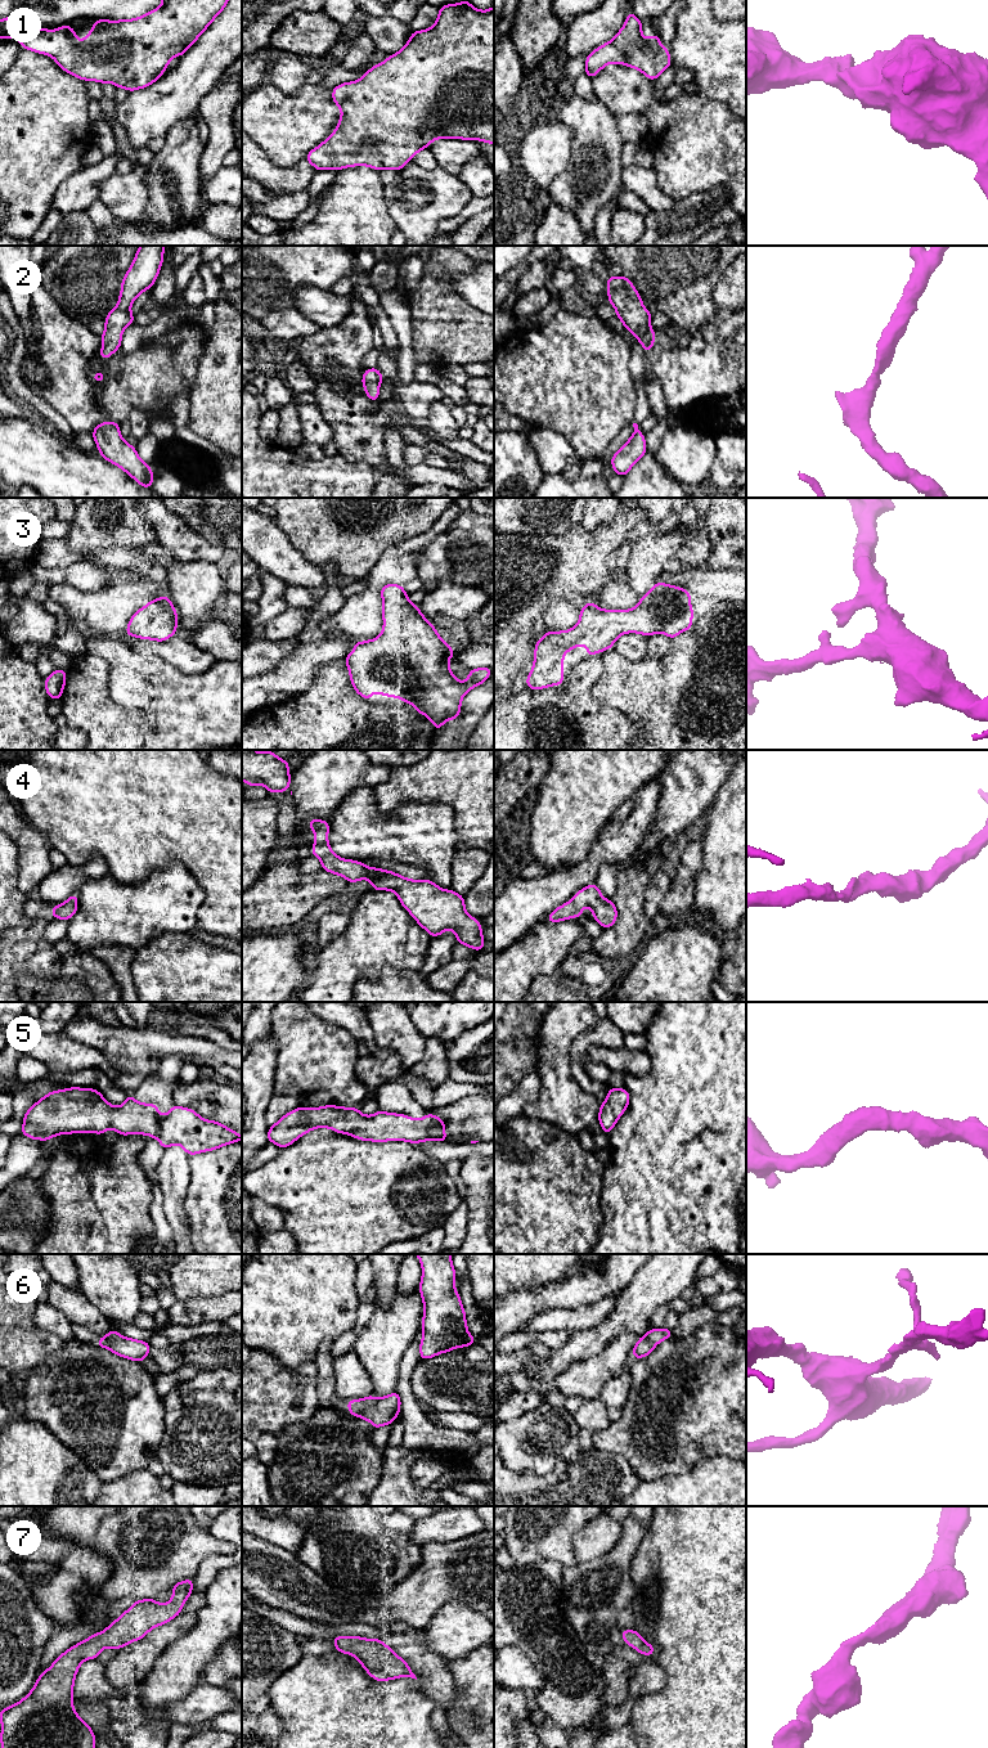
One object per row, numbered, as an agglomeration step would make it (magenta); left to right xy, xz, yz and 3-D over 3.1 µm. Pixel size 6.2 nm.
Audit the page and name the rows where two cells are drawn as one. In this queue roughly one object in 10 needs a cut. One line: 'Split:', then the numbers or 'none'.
Split: none

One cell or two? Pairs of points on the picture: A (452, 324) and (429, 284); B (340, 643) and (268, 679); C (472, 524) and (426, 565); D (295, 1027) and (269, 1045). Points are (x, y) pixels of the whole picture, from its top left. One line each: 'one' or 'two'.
A: one
B: one
C: one
D: two

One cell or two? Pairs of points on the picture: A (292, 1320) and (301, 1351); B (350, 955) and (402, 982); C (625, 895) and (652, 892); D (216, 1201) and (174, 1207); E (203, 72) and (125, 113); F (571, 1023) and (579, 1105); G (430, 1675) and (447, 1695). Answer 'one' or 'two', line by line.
A: one
B: two
C: two
D: two
E: one
F: one
G: one

